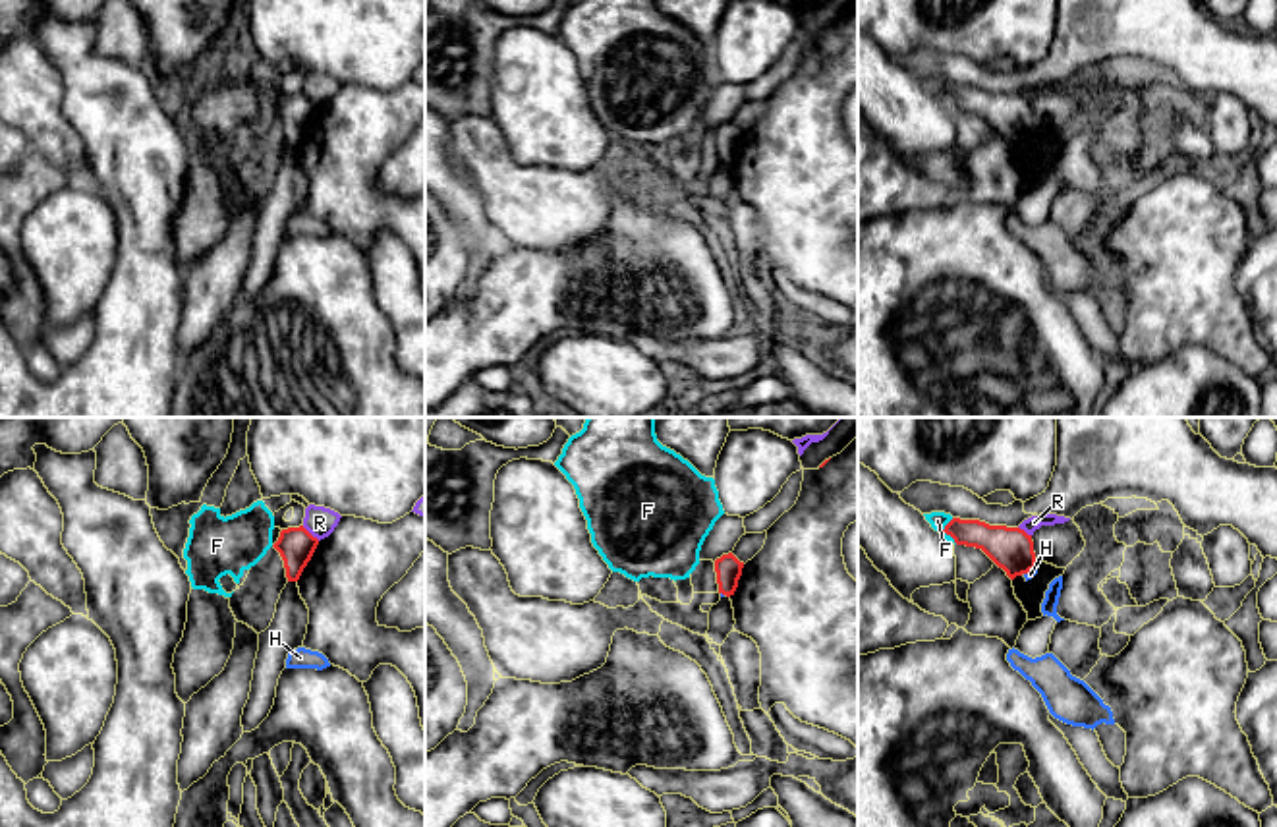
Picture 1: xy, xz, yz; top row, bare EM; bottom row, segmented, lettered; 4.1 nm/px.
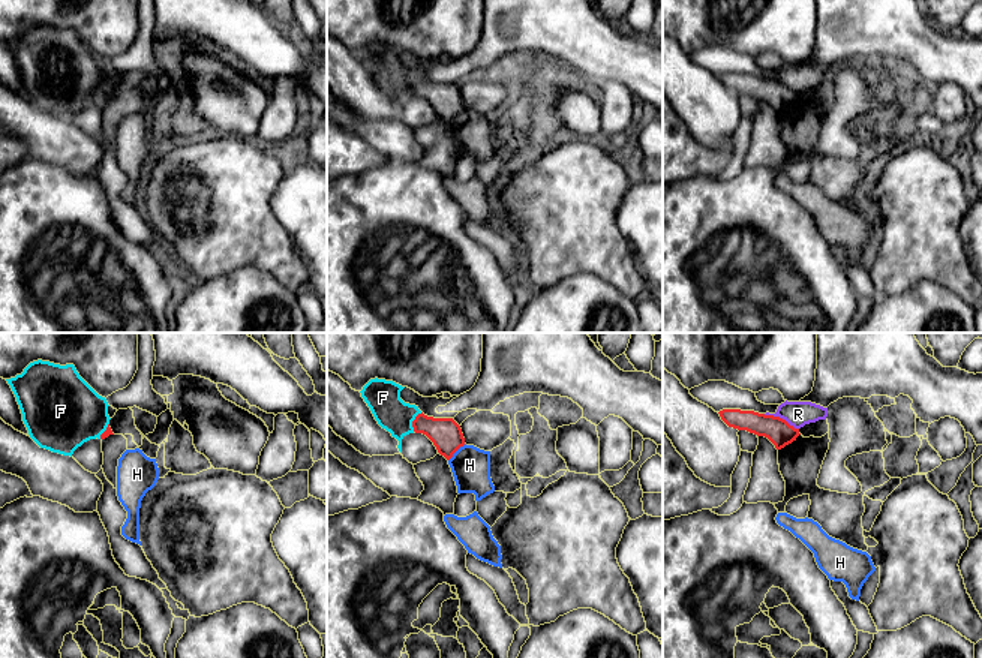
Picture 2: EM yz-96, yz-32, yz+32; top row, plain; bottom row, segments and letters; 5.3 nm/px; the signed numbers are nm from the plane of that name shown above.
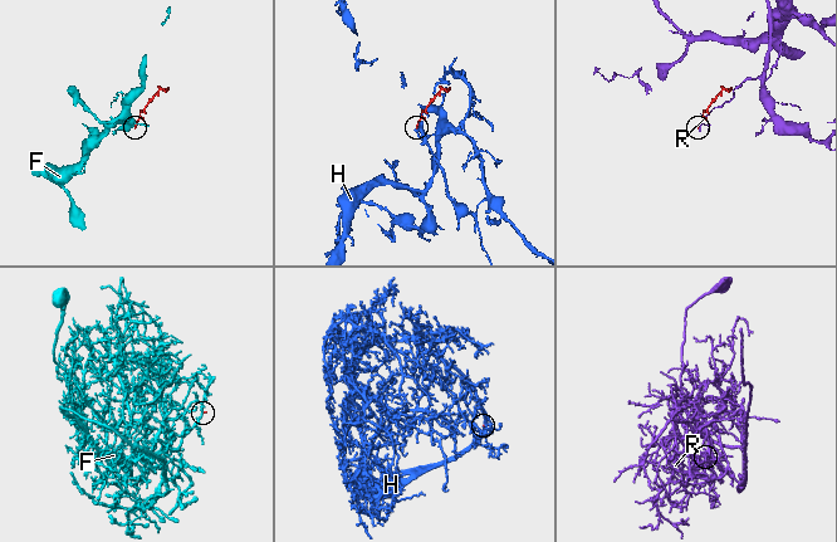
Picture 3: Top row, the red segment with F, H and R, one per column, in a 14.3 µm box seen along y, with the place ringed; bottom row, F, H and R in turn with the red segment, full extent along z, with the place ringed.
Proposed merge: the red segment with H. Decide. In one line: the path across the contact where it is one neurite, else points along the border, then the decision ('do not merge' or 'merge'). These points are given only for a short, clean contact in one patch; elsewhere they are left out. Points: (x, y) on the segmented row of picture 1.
border along yz (1034, 567), (1024, 574); do not merge

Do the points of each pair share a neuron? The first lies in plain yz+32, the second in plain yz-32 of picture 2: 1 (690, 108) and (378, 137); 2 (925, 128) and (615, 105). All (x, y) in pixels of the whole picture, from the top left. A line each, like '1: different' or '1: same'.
1: different
2: different

